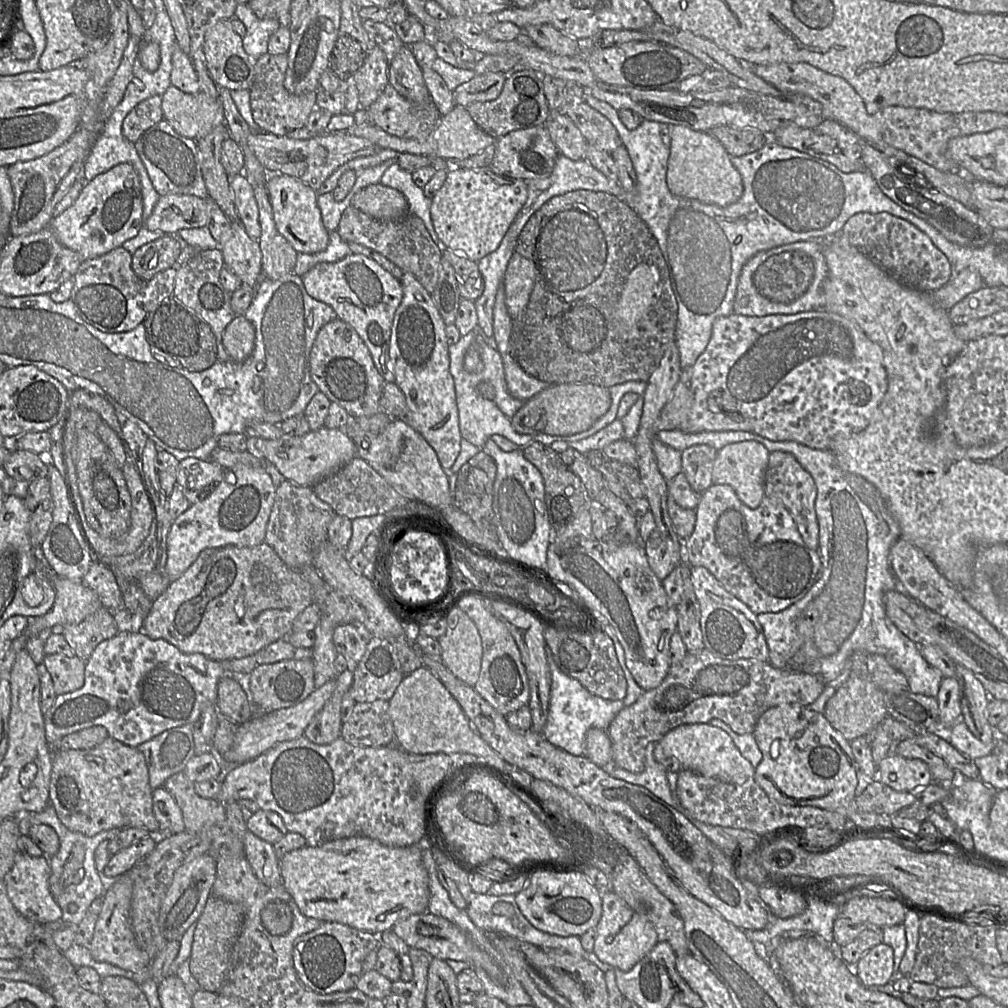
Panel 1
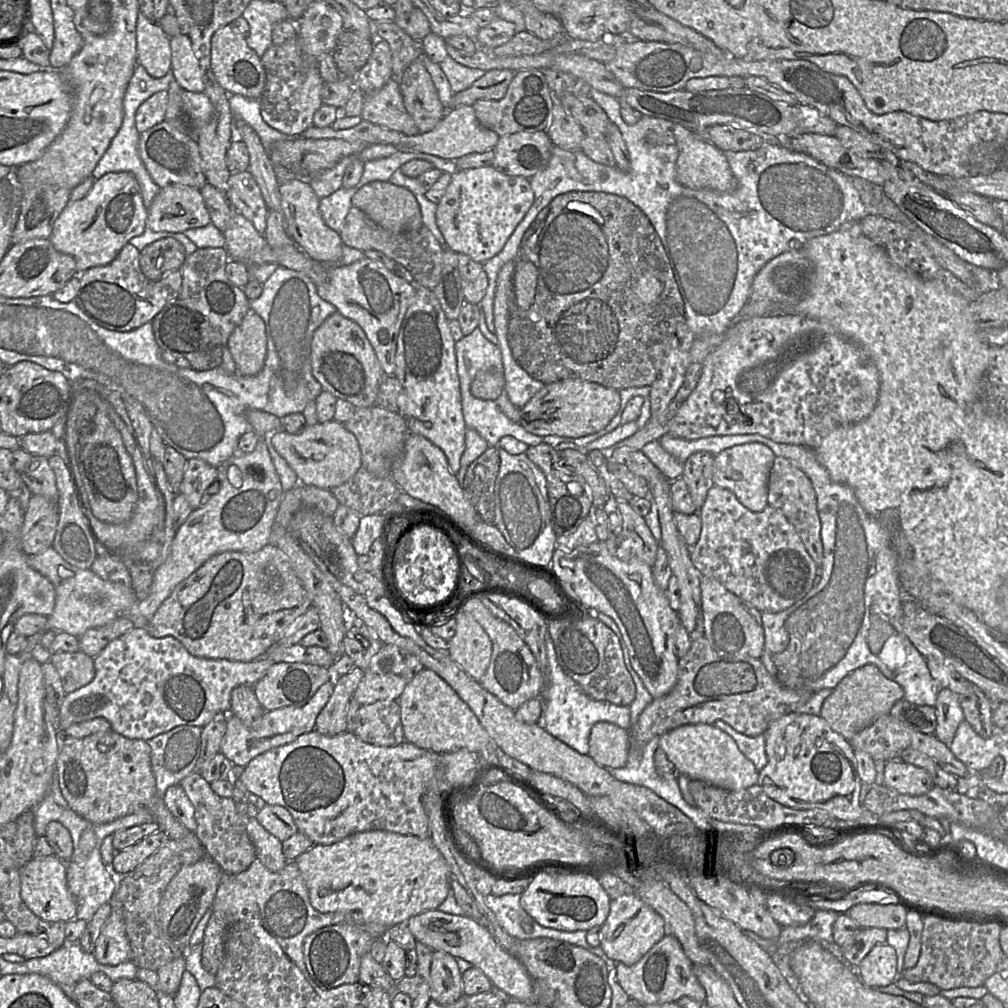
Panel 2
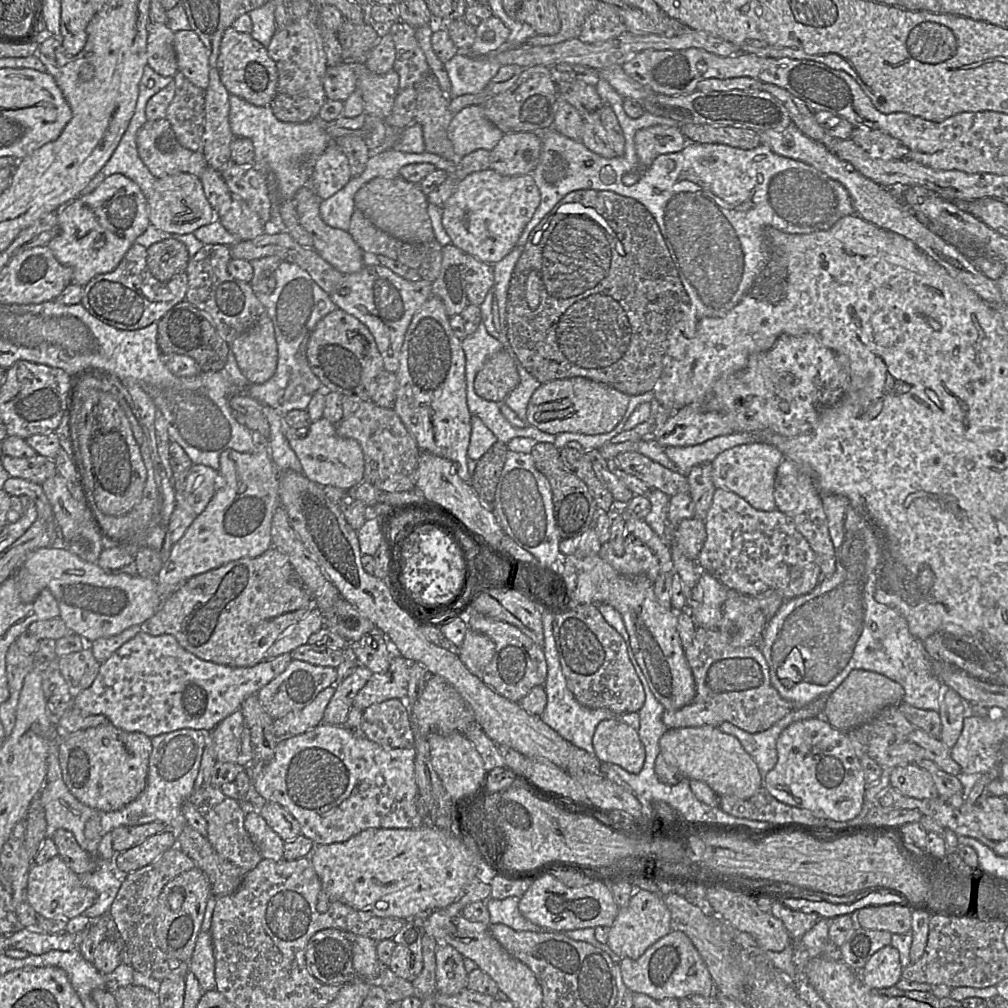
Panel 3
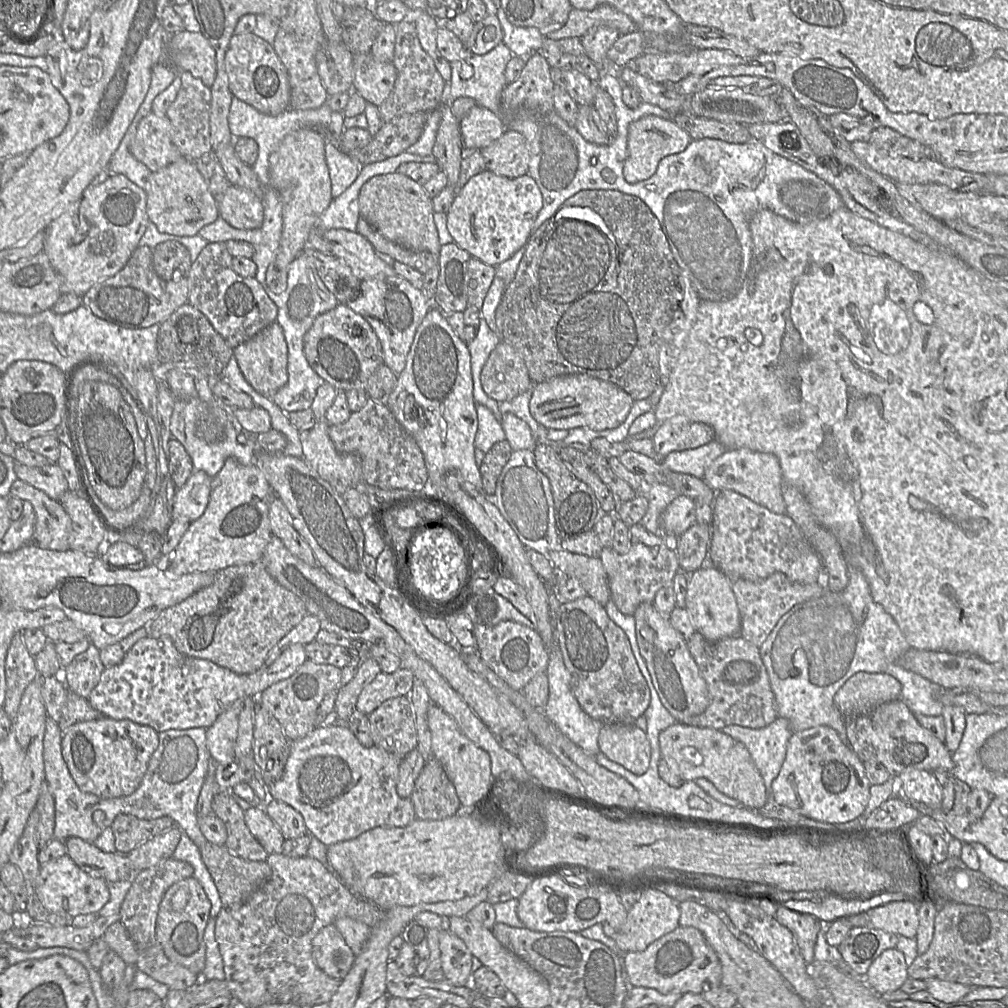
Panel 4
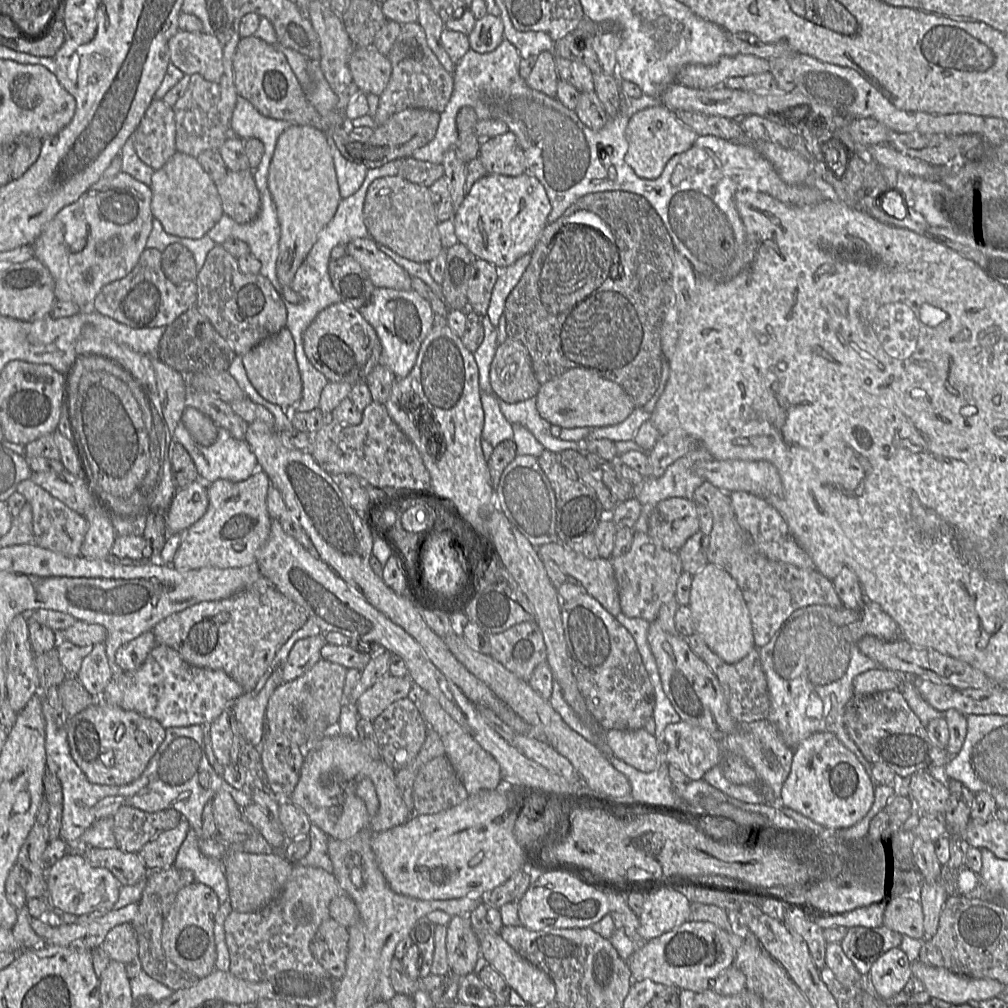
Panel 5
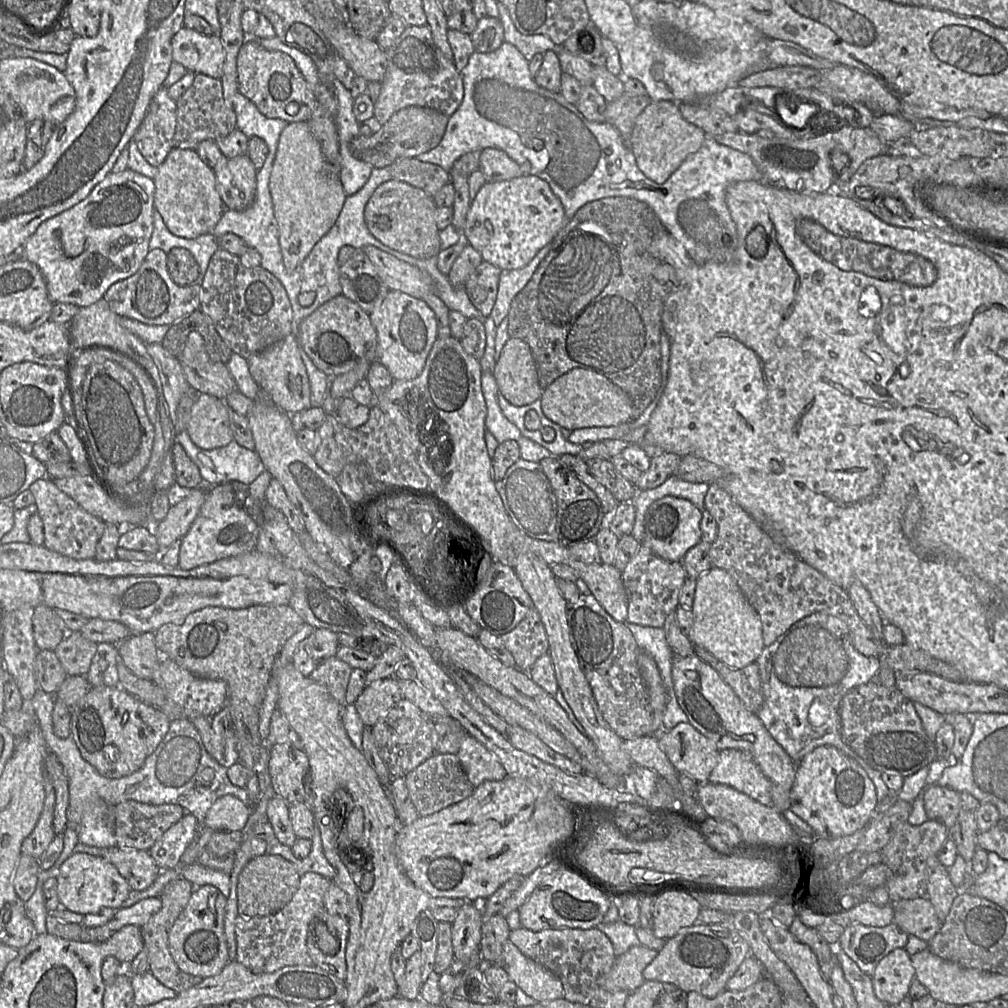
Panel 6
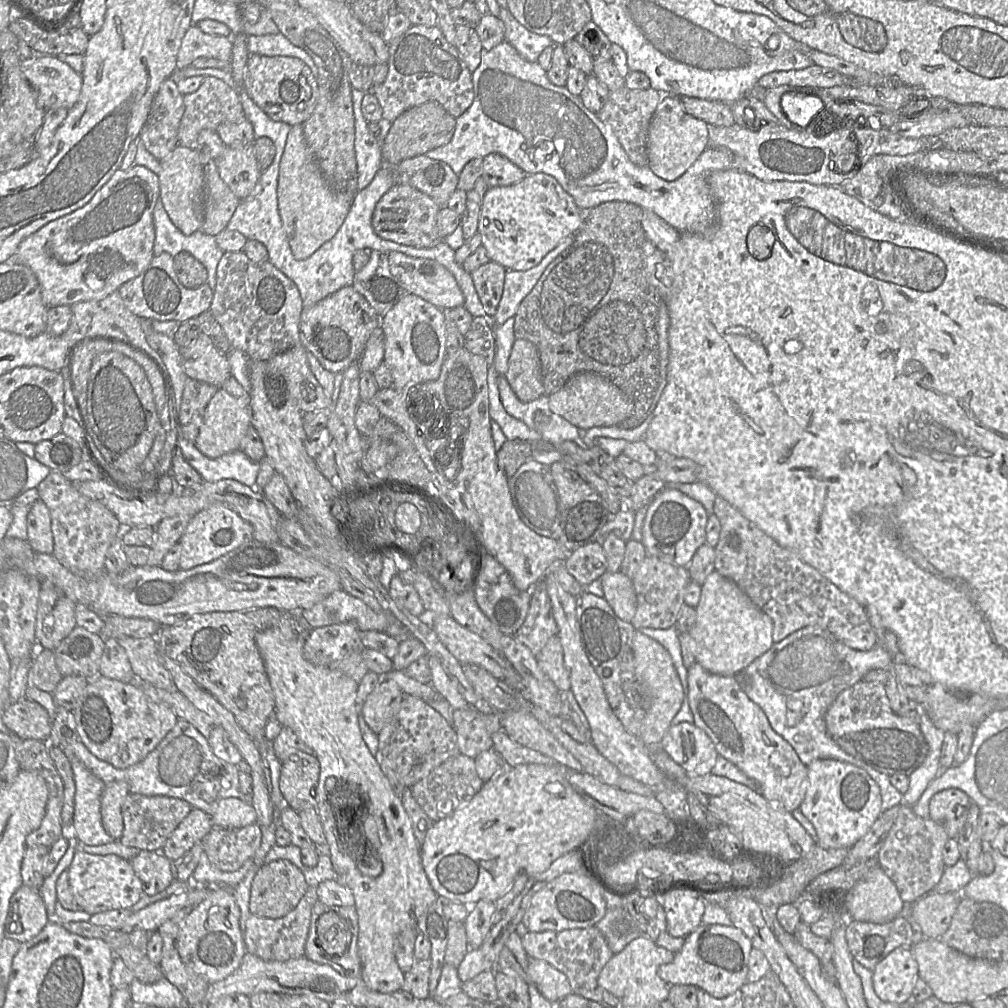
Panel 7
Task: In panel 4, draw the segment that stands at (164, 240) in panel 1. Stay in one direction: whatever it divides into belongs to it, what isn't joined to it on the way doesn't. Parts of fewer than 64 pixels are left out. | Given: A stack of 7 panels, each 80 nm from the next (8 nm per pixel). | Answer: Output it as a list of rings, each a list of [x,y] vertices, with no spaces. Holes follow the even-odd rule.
[[[169,240],[152,248],[152,265],[164,281],[187,277],[192,261],[190,253],[180,242]]]

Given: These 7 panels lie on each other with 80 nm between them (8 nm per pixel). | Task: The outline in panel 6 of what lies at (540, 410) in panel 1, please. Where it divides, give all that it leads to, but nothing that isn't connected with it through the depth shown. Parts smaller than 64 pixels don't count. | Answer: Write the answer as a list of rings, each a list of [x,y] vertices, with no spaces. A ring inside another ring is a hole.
[[[574,368],[547,386],[541,395],[541,408],[552,422],[568,430],[588,427],[611,427],[631,420],[633,403],[630,397],[604,374]]]

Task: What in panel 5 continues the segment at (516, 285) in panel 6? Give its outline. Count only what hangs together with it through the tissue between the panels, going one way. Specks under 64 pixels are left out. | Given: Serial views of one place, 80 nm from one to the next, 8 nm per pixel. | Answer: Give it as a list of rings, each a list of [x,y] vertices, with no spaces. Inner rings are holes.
[[[526,254],[512,265],[500,269],[501,271],[493,288],[487,311],[487,316],[495,327],[498,326],[500,317],[504,312],[505,302],[508,295],[519,282],[529,265],[530,260],[531,255]]]

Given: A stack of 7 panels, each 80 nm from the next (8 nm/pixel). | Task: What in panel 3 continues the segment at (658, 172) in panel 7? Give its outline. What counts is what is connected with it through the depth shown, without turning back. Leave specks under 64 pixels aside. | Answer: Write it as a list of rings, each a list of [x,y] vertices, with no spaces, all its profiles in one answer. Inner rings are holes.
[[[655,125],[640,129],[634,137],[639,167],[623,175],[626,186],[637,183],[642,173],[662,154],[679,152],[687,144],[686,137],[678,127]]]

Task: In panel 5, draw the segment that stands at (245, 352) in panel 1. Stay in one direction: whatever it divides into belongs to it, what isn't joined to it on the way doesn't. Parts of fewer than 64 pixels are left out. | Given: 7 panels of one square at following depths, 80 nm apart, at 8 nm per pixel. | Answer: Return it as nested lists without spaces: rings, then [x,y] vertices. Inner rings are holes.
[[[287,328],[268,337],[242,356],[247,377],[256,391],[267,401],[291,410],[302,396],[302,380],[295,358],[295,342]]]

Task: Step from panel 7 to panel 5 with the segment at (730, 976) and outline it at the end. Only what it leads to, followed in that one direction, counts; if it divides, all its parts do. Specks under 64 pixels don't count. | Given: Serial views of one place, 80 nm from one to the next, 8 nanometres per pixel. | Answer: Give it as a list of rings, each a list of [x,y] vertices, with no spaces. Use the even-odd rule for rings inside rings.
[[[688,921],[681,926],[639,946],[627,960],[633,981],[650,979],[655,983],[675,987],[680,990],[704,992],[712,987],[716,978],[734,961],[736,950],[744,939],[729,935],[725,930],[710,922]]]

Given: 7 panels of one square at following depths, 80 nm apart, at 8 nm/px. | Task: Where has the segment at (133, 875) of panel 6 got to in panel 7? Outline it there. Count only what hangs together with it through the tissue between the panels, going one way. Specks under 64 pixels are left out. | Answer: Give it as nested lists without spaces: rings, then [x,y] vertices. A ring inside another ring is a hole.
[[[140,850],[129,860],[142,883],[145,894],[152,896],[166,889],[175,879],[175,863],[161,852]]]

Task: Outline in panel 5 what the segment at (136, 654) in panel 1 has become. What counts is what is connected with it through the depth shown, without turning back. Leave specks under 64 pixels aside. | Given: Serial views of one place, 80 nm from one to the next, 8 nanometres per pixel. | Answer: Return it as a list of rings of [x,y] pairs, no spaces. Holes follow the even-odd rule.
[[[324,634],[298,640],[291,649],[283,668],[282,681],[290,682],[308,672],[321,660],[321,648],[326,644]],[[157,643],[138,670],[113,676],[100,699],[156,719],[167,729],[190,725],[208,726],[244,693],[242,686],[224,671],[193,666],[173,648]]]

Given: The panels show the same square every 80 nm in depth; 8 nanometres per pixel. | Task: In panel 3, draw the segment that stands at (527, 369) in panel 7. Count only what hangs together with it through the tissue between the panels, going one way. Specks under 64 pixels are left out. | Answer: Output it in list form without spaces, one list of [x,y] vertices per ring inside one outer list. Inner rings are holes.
[[[504,348],[486,360],[475,377],[474,389],[481,398],[501,403],[519,381],[516,358]]]

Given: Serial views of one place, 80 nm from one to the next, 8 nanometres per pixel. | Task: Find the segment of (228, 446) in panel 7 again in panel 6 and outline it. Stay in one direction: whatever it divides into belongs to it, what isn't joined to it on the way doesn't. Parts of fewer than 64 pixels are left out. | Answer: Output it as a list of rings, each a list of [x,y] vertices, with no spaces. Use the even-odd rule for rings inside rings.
[[[208,394],[198,395],[187,424],[187,432],[197,447],[213,450],[233,441],[229,408],[225,399]]]

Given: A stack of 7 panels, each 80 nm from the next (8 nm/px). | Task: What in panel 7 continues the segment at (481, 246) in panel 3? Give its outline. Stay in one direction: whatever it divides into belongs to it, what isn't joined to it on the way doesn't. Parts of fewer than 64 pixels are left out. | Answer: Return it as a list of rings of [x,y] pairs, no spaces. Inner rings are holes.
[[[544,173],[527,174],[514,185],[489,188],[482,201],[477,233],[481,235],[481,246],[486,249],[490,261],[502,265],[507,271],[527,271],[579,228],[585,212],[554,177]]]

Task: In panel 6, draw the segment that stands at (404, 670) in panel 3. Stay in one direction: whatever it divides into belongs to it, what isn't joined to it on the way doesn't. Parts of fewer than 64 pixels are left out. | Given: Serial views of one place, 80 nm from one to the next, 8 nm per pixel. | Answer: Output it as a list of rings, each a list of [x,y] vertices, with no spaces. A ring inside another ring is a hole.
[[[392,676],[366,686],[354,706],[364,725],[372,727],[403,698],[399,682]]]

